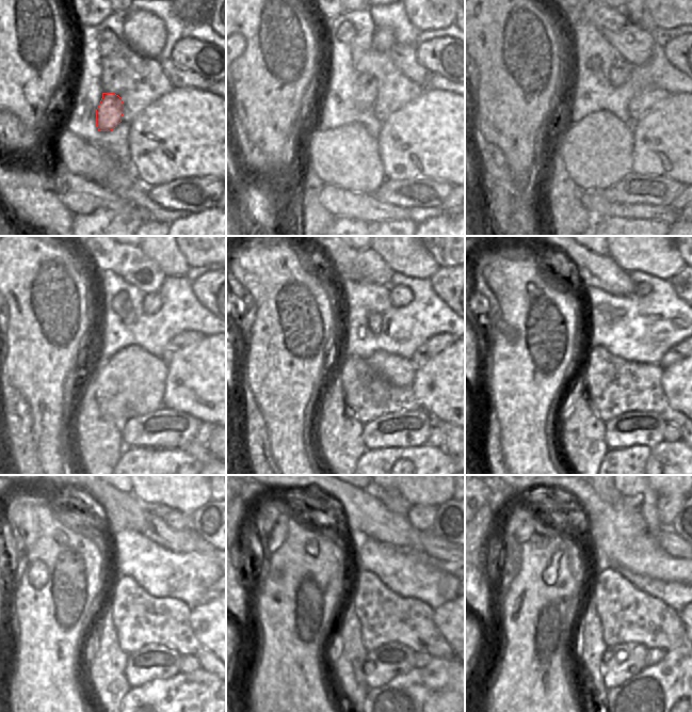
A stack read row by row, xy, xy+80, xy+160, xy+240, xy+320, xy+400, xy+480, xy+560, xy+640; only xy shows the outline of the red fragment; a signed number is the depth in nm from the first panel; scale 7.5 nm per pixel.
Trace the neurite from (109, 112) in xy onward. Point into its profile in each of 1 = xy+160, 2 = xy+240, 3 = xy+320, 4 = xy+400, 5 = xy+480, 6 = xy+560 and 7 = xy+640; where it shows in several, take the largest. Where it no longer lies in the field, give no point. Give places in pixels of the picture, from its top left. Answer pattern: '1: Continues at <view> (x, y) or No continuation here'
1: Continues at xy+160 (620, 72)
2: Continues at xy+240 (151, 302)
3: Continues at xy+320 (400, 296)
4: Continues at xy+400 (642, 289)
5: Continues at xy+480 (176, 520)
6: Continues at xy+560 (421, 517)
7: Continues at xy+640 (668, 505).

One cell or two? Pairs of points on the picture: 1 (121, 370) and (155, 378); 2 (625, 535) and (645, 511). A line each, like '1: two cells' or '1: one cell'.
1: one cell
2: one cell

